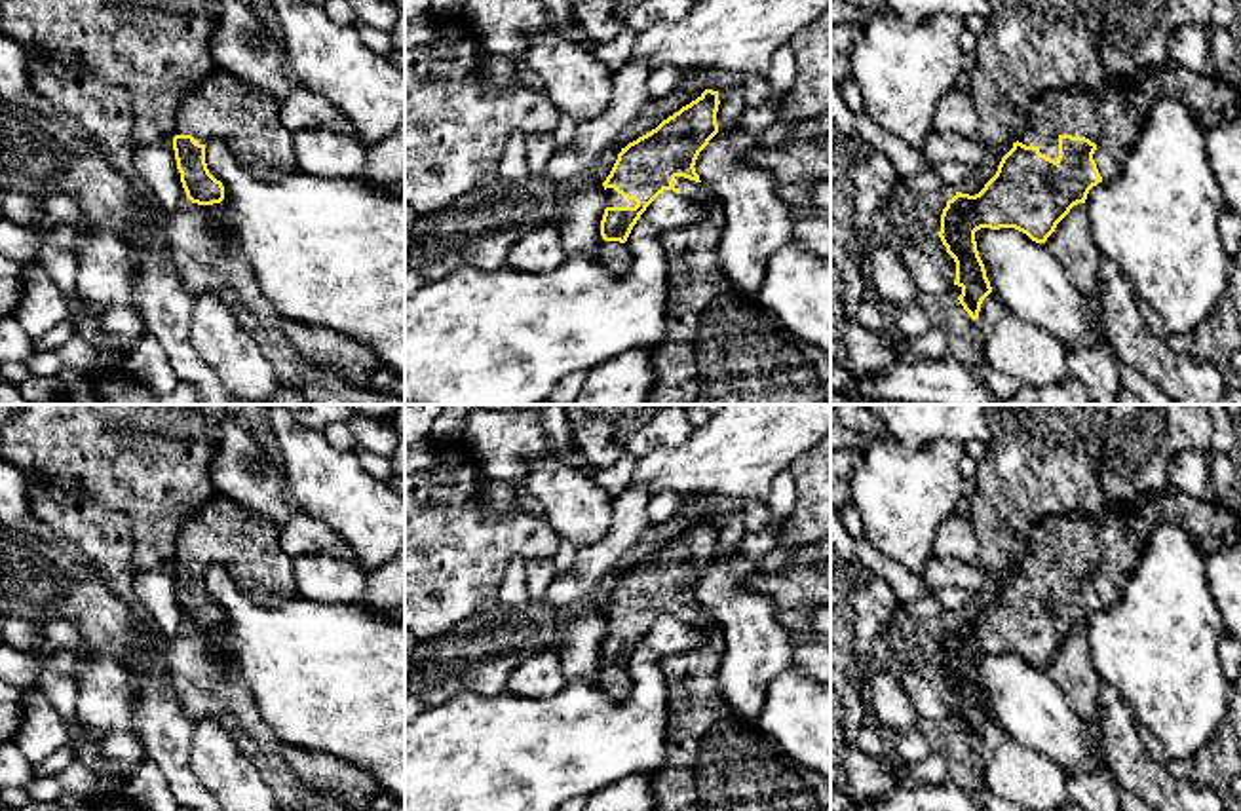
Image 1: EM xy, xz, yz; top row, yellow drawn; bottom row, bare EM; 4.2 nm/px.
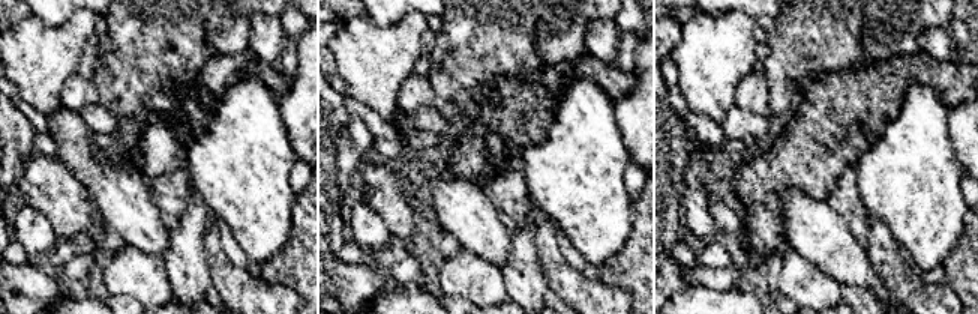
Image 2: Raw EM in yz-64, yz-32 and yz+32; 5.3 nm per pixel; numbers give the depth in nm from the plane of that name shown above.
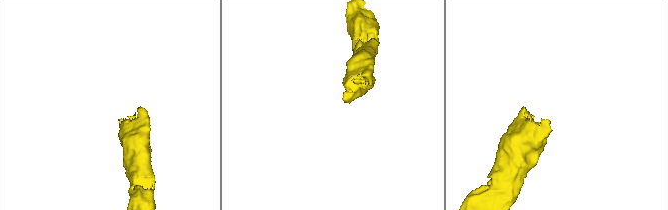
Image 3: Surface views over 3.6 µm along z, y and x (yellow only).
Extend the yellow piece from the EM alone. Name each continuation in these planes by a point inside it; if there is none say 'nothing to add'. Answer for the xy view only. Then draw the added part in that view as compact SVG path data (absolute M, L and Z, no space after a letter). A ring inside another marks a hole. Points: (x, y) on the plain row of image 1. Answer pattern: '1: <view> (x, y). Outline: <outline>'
1: xy (223, 532). Outline: M220 494L179 526L175 560L207 570L224 564L238 583L260 598L293 596L295 564L279 545L279 526Z

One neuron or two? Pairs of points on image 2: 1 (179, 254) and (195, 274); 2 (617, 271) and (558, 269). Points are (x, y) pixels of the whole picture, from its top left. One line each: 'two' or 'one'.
1: one
2: two

